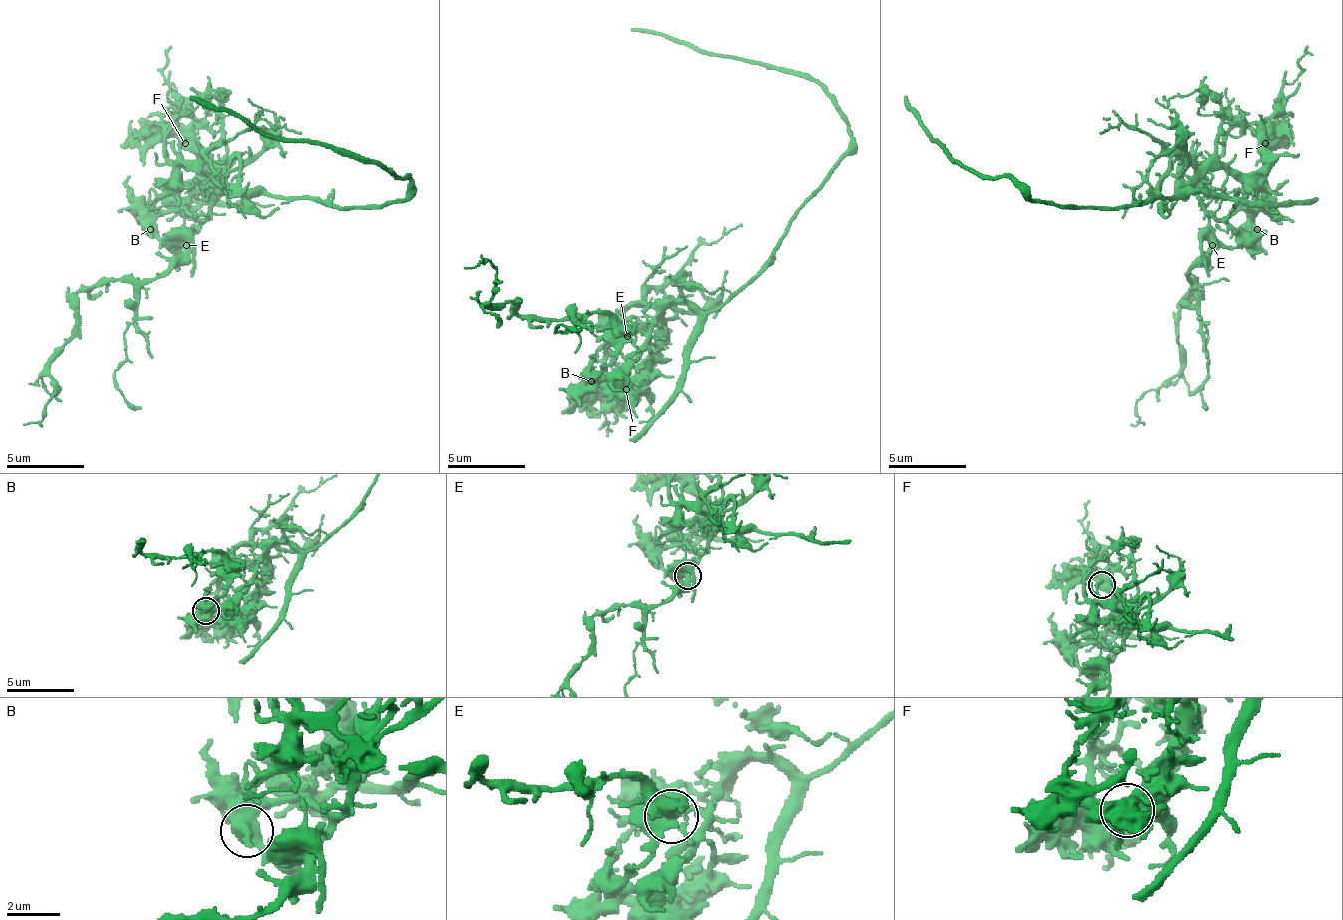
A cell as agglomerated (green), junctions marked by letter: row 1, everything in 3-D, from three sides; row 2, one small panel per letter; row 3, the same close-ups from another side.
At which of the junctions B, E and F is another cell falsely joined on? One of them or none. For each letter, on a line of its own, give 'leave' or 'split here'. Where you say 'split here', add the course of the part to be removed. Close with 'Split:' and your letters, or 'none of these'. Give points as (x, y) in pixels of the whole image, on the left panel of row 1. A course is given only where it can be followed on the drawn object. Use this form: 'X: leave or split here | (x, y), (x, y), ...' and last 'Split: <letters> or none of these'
B: leave
E: split here | (185, 244), (150, 279), (99, 279), (84, 287), (76, 334), (49, 369), (53, 392), (45, 412), (22, 423)
F: leave
Split: E

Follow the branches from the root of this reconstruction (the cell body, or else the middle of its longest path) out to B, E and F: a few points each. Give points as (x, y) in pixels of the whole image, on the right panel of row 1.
B: (1164, 198), (1183, 198), (1183, 190), (1191, 190), (1218, 217), (1250, 209), (1250, 221), (1257, 229)
E: (1164, 198), (1183, 198), (1187, 194), (1180, 194), (1183, 190), (1195, 194), (1218, 221), (1211, 233), (1211, 244)
F: (1164, 198), (1183, 198), (1187, 194), (1180, 190), (1183, 186), (1211, 170), (1253, 174), (1261, 166), (1265, 143)

